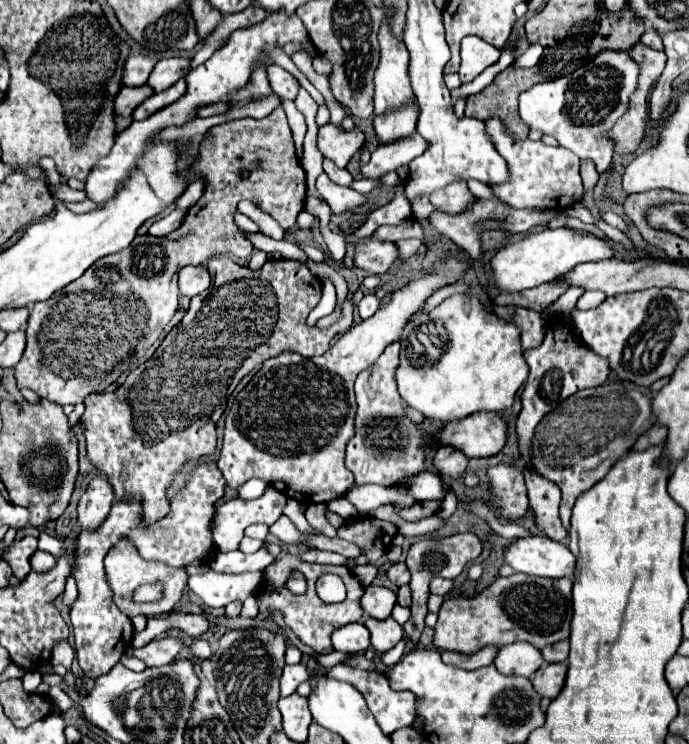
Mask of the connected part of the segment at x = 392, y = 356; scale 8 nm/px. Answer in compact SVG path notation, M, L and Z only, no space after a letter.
M400 342L388 344L388 348L382 352L382 356L360 376L356 378L356 402L358 402L358 414L356 414L356 434L346 446L346 466L352 470L356 484L380 484L380 486L394 486L398 484L404 476L416 474L426 470L424 468L424 450L428 446L426 434L416 428L412 420L404 416L406 404L402 402L398 390L396 390L396 380L394 380L394 370L398 366L398 352L400 352Z

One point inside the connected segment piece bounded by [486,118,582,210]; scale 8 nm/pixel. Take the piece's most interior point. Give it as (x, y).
(541, 176)

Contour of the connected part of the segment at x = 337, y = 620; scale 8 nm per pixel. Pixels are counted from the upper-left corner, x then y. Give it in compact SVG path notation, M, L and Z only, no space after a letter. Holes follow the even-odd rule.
M284 554L282 558L276 560L276 564L270 564L268 568L262 570L262 578L264 578L264 588L256 594L258 596L258 610L260 614L266 614L266 622L272 622L274 620L274 612L280 612L284 616L284 622L286 626L294 632L294 636L306 644L308 648L312 648L316 654L326 654L328 650L332 652L332 642L330 642L330 634L344 626L344 624L350 624L350 622L360 622L364 610L360 608L360 596L364 592L364 588L360 586L360 582L352 576L352 572L346 568L346 566L322 566L322 564L308 564L308 562L302 562L298 554ZM296 568L300 570L304 576L306 576L306 582L308 582L308 590L304 596L294 596L292 592L288 592L284 588L284 582L288 578L288 572ZM324 572L332 572L332 574L340 574L344 584L346 584L346 590L348 590L348 596L344 602L340 604L324 604L316 590L314 590L314 584L318 580L318 576L322 576ZM270 586L274 586L274 590L268 590Z

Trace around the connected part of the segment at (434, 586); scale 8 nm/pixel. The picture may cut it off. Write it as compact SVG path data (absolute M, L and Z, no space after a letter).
M436 578L430 582L430 592L438 594L438 596L448 596L452 590L452 580L446 578Z

